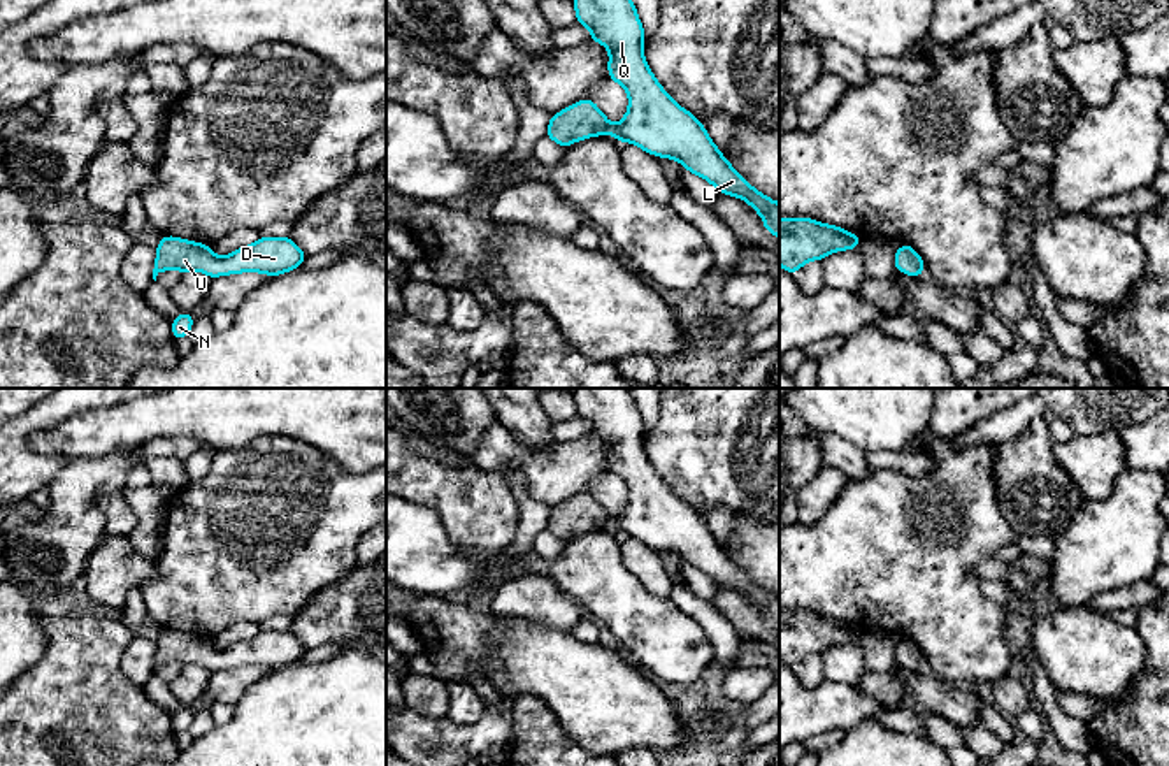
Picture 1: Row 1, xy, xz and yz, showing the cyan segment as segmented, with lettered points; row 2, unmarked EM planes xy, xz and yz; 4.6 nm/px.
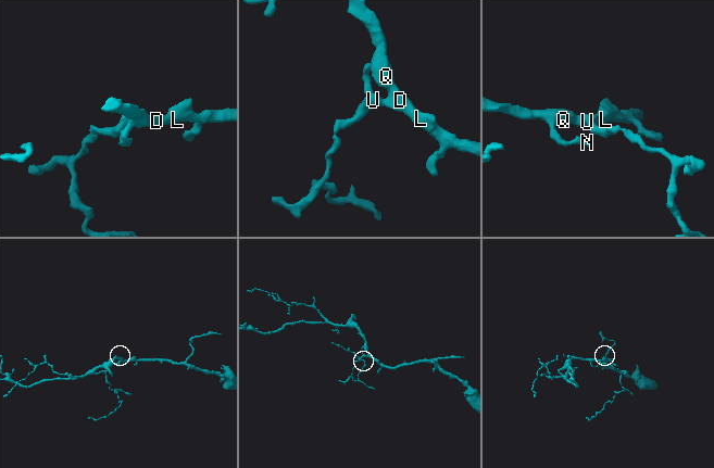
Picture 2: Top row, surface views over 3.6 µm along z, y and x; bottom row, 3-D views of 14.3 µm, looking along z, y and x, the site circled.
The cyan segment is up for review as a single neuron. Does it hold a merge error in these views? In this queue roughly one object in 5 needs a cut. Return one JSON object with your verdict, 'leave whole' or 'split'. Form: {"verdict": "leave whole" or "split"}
{"verdict": "leave whole"}

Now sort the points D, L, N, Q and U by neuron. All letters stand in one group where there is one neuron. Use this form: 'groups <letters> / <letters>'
groups D L N Q U

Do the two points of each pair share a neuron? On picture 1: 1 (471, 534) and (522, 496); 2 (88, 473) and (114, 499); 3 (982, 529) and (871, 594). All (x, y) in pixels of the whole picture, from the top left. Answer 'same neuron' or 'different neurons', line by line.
1: different neurons
2: different neurons
3: same neuron

